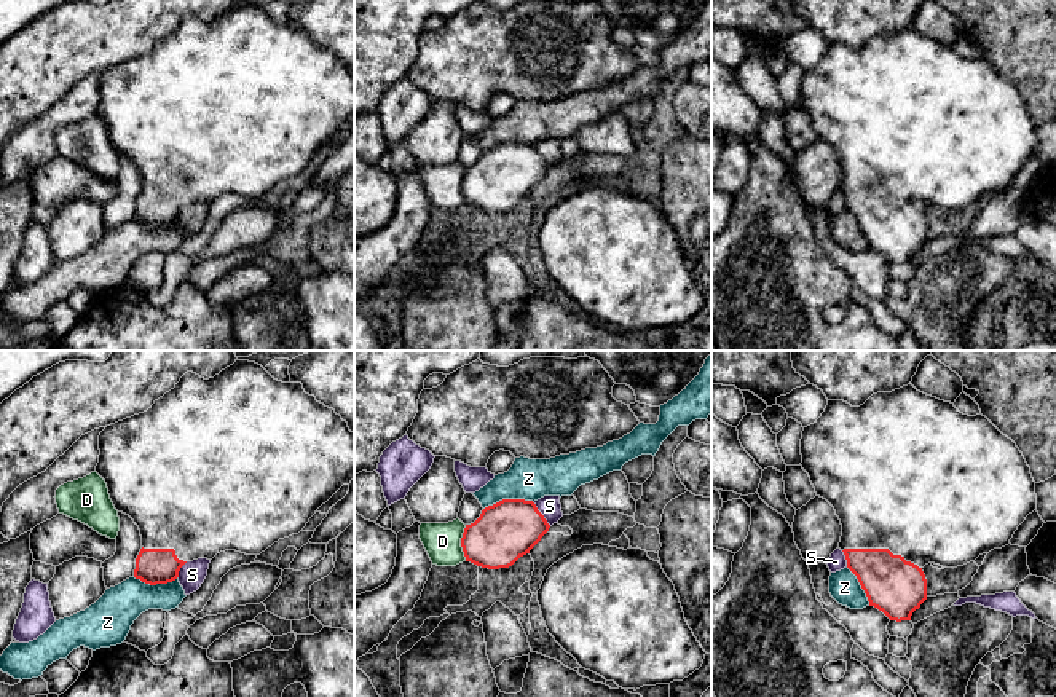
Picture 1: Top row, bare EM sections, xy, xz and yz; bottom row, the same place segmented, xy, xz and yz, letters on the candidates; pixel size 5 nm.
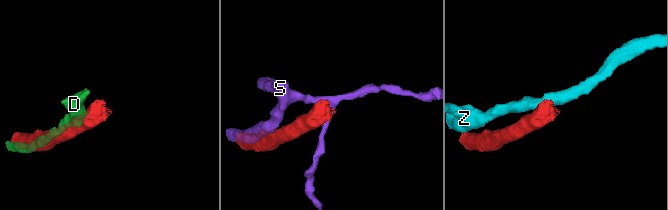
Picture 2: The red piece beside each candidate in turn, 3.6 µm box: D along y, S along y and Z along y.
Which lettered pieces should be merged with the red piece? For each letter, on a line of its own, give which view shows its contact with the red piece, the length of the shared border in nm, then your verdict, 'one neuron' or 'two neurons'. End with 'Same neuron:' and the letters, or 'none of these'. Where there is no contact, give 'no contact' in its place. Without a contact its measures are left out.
D: contact in xz; length 180 nm; two neurons
S: contact in xz; length 150 nm; two neurons
Z: contact in xz; length 260 nm; two neurons
Same neuron: none of these

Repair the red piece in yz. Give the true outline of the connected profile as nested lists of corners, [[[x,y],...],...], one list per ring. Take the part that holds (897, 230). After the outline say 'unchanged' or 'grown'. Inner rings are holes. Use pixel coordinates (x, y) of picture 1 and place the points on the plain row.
[[[912,27],[892,35],[873,37],[863,48],[852,49],[844,43],[828,43],[822,59],[804,70],[801,81],[802,112],[809,116],[817,139],[826,142],[836,153],[842,167],[839,191],[844,195],[847,211],[857,219],[869,249],[882,254],[890,263],[911,263],[911,258],[927,242],[927,222],[922,211],[928,206],[943,211],[957,211],[975,204],[979,198],[1010,187],[1018,169],[1037,152],[1035,124],[1016,86],[1003,78],[986,59],[960,56],[954,46],[940,43],[917,33]]] | grown

